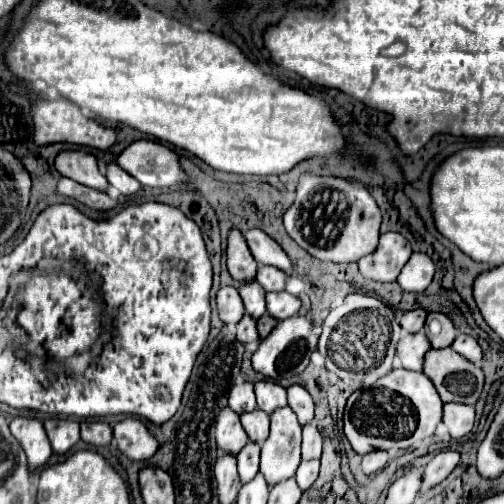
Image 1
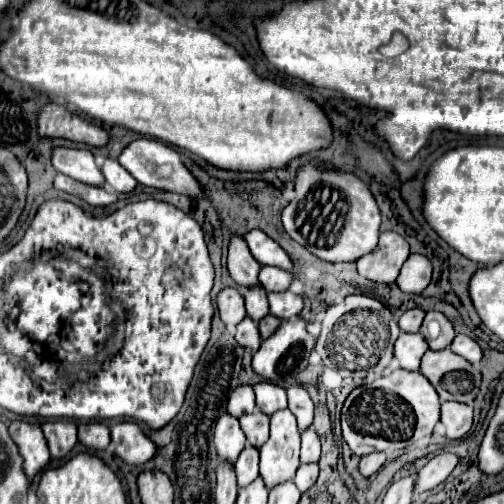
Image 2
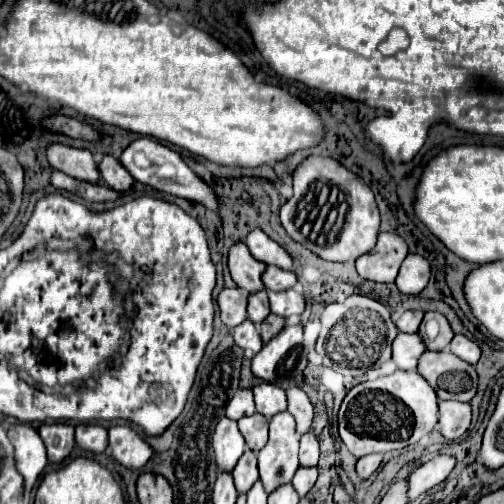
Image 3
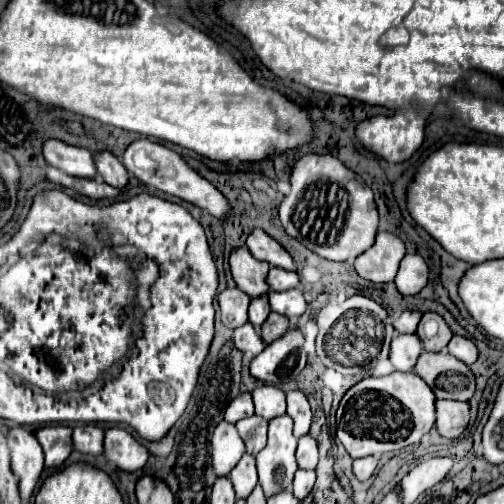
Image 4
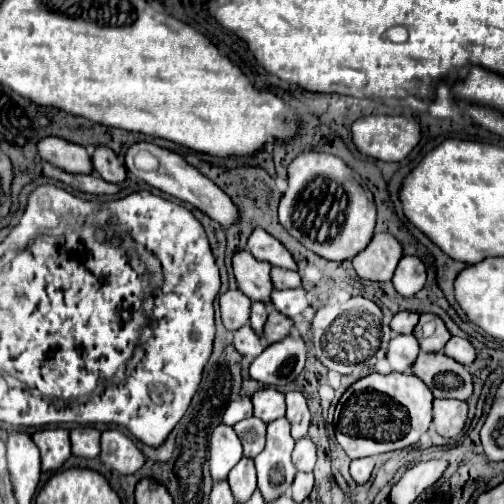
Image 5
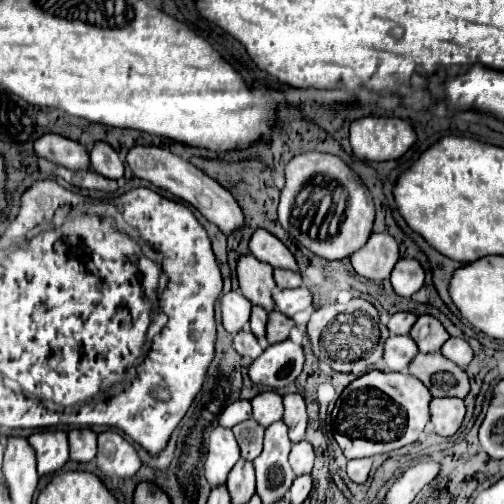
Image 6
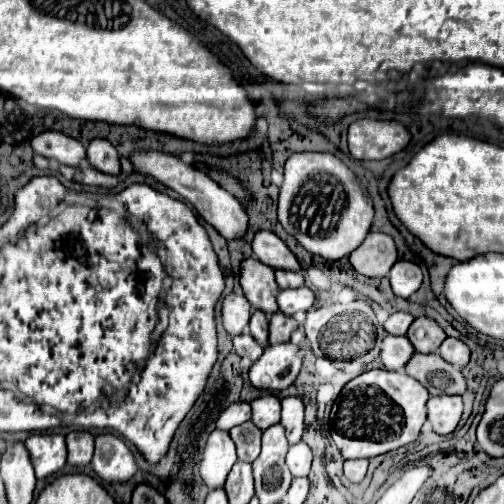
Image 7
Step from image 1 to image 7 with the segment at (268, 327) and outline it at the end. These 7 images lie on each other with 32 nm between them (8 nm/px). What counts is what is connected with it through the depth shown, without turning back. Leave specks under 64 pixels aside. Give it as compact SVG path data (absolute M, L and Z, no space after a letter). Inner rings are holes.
M282 312L272 314L270 318L270 344L284 344L290 342L292 332L298 328L298 322L292 316L286 316Z

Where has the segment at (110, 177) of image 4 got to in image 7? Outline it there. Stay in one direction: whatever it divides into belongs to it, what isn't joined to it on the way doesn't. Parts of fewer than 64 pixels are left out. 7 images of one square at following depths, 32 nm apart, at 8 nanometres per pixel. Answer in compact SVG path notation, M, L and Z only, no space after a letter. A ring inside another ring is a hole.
M102 138L90 140L86 146L86 158L92 164L92 168L100 168L102 172L108 172L108 174L120 172L118 152L108 140L102 140Z

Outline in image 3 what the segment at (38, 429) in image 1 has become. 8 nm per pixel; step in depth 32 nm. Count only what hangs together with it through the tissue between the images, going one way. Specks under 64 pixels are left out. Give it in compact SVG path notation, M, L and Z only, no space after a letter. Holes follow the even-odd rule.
M28 424L10 426L8 438L10 438L10 444L14 446L16 470L24 478L24 496L28 496L46 466L44 444L40 444L38 430Z

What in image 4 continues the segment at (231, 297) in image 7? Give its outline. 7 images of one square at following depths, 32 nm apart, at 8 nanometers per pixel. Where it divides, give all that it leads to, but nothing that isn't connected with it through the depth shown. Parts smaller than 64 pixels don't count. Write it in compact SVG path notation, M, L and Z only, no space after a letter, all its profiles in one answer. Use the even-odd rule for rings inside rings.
M238 288L224 290L218 296L218 304L220 304L220 314L222 314L224 326L234 330L234 328L238 328L238 326L248 322L250 298L244 292L240 292Z

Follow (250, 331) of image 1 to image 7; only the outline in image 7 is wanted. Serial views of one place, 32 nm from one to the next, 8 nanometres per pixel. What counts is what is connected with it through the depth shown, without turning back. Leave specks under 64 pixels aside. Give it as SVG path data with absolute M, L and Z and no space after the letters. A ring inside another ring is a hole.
M240 334L234 338L234 350L238 356L248 356L252 362L258 360L264 352L260 348L260 344L256 344L256 340L252 340L252 336L248 336L248 334Z

